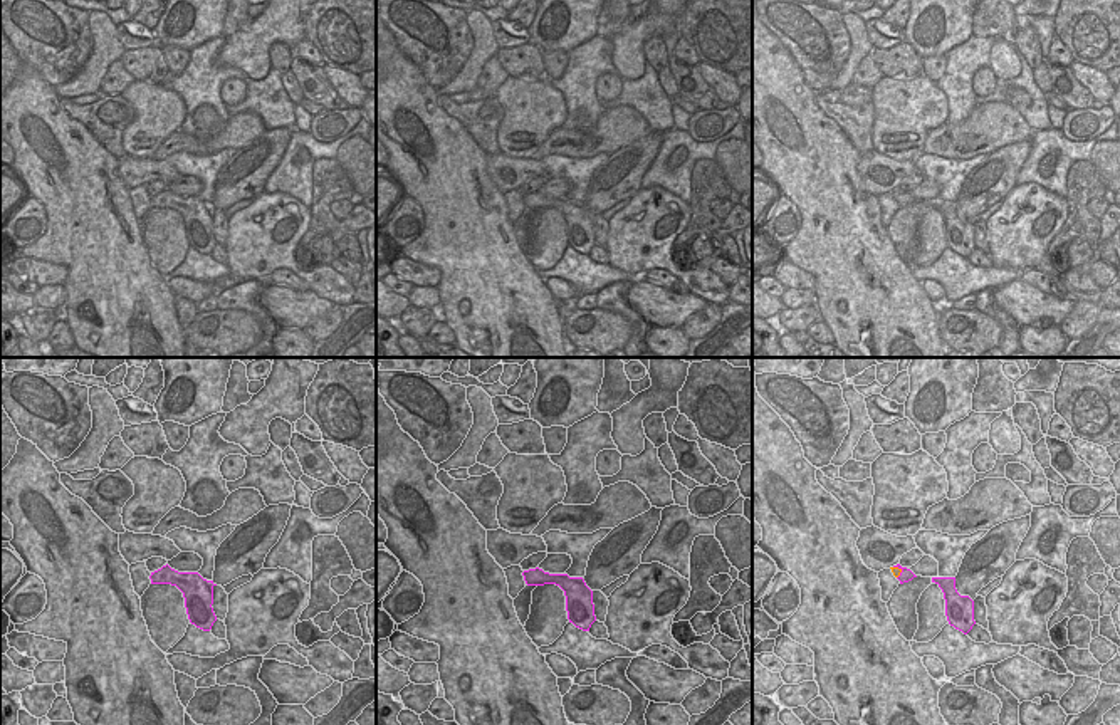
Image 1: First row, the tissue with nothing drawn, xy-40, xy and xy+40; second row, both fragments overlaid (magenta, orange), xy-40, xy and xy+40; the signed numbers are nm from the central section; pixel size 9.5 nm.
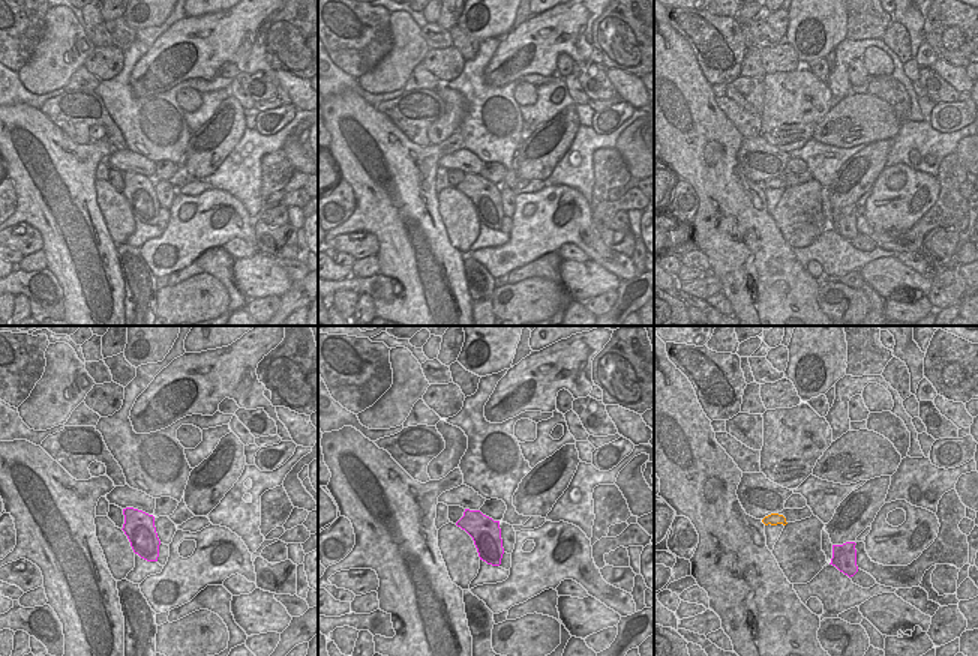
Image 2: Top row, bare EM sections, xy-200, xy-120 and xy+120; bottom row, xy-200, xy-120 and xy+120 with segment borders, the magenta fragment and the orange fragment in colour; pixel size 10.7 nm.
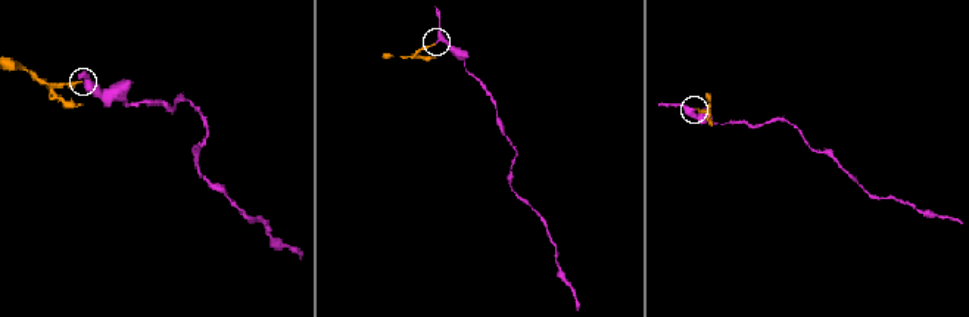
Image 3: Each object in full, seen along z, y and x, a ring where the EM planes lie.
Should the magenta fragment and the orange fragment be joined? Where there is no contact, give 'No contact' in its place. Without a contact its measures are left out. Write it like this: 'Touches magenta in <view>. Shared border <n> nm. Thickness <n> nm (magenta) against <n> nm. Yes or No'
Touches magenta in xy+40. Shared border 130 nm. Thickness 120 nm (magenta) against 70 nm. No.

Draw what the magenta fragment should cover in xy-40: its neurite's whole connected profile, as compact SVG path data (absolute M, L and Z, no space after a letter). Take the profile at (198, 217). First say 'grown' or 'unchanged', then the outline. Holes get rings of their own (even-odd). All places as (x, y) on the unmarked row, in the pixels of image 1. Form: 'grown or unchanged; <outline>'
unchanged; M168 188L151 196L151 208L176 210L185 222L186 238L191 248L203 255L210 255L217 240L213 237L213 205L203 203L198 196L178 196Z

